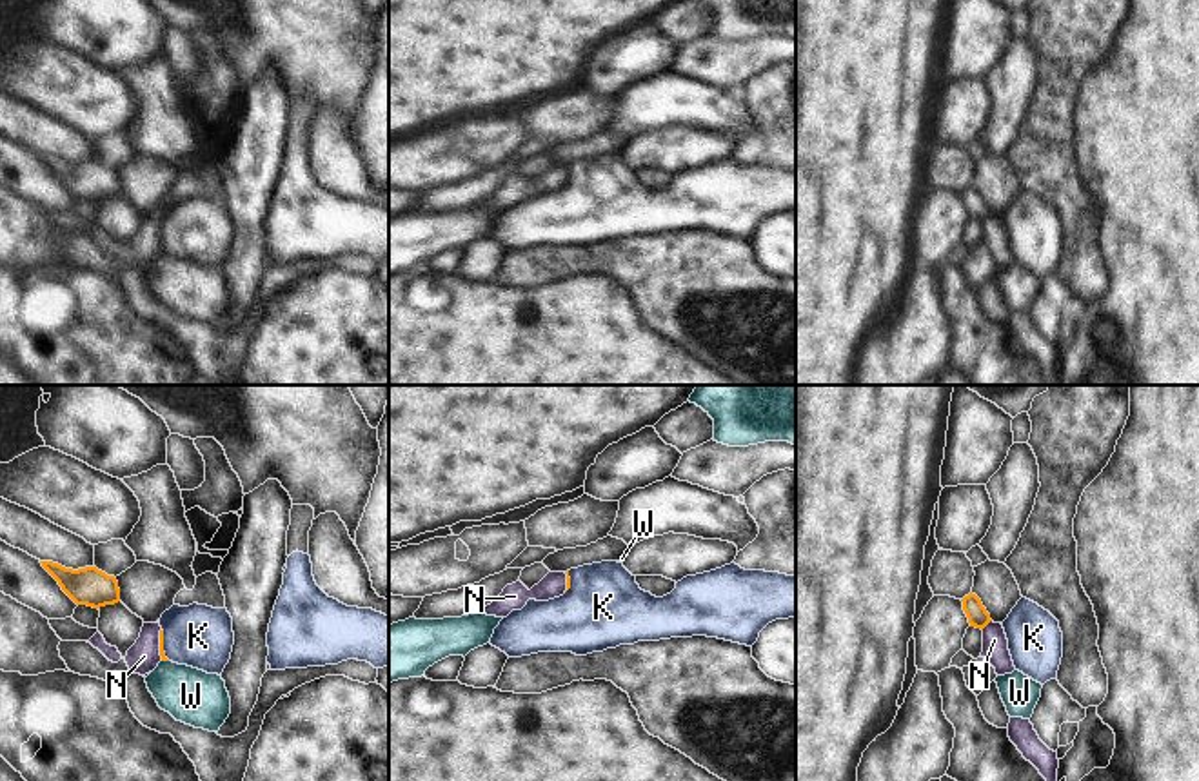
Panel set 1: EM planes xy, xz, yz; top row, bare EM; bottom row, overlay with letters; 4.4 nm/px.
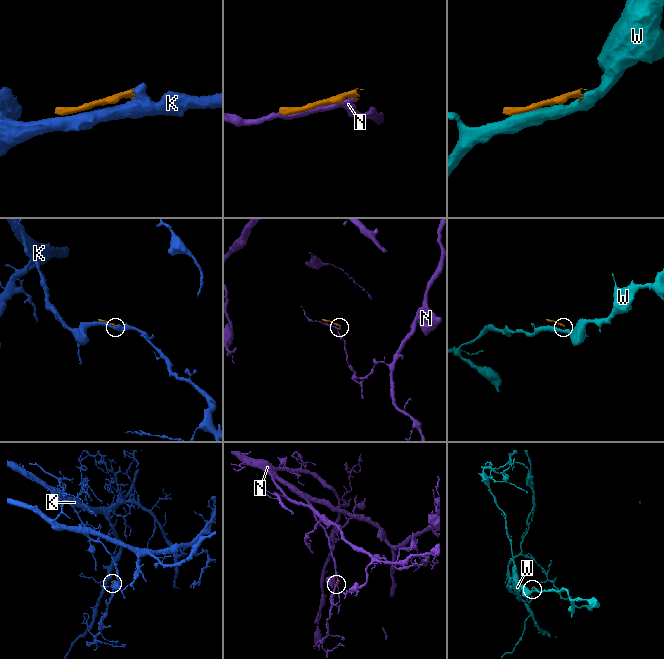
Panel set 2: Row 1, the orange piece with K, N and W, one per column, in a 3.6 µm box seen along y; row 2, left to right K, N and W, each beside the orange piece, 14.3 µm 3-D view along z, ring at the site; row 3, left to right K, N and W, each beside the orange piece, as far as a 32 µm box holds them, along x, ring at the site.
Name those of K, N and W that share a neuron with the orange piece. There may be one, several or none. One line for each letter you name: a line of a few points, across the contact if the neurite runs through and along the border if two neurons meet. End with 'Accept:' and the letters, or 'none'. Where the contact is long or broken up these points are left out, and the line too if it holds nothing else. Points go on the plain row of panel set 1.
K: Line: xy (162, 246), (162, 238), (198, 229)
Accept: K.

